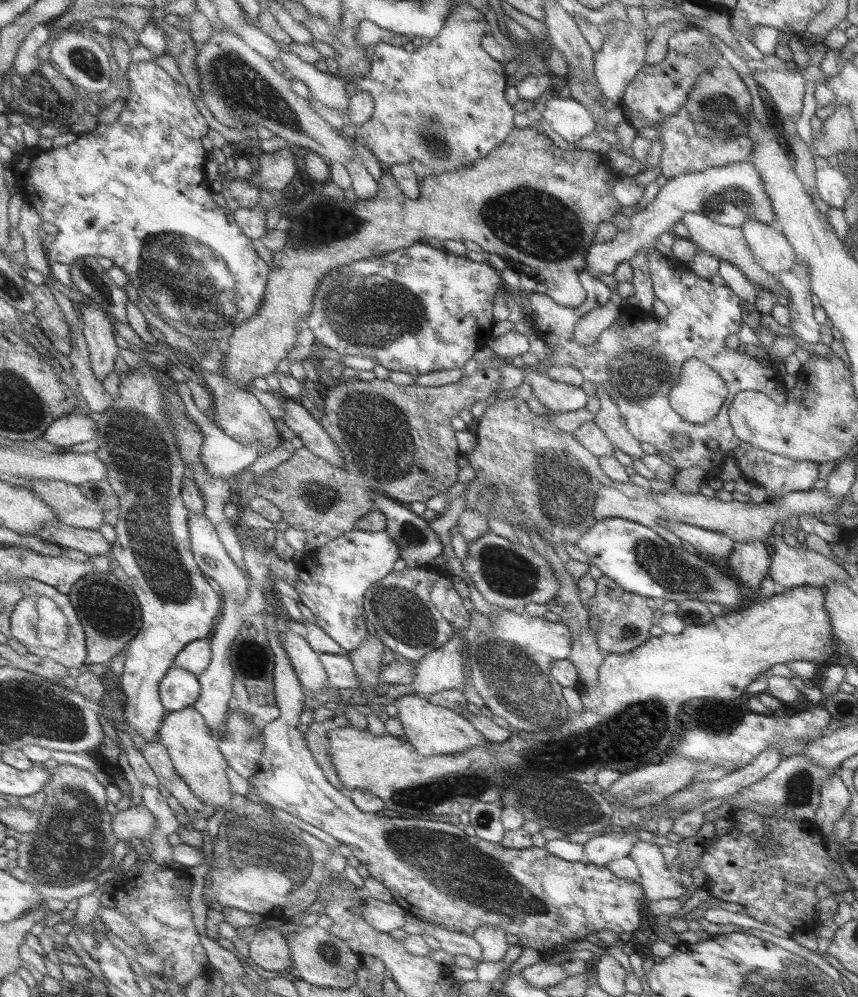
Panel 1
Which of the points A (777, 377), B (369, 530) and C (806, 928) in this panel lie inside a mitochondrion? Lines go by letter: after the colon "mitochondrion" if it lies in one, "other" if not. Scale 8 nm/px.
A: other
B: other
C: other

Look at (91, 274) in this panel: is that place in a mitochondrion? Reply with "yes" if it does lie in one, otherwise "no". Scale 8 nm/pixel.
yes

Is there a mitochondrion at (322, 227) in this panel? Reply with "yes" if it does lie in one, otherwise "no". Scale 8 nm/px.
yes

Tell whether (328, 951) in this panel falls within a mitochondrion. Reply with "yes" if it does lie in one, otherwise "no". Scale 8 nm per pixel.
yes

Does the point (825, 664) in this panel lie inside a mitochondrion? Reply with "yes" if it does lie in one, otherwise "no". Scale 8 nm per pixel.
no

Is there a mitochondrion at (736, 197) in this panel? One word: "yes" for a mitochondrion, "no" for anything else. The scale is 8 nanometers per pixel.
yes

